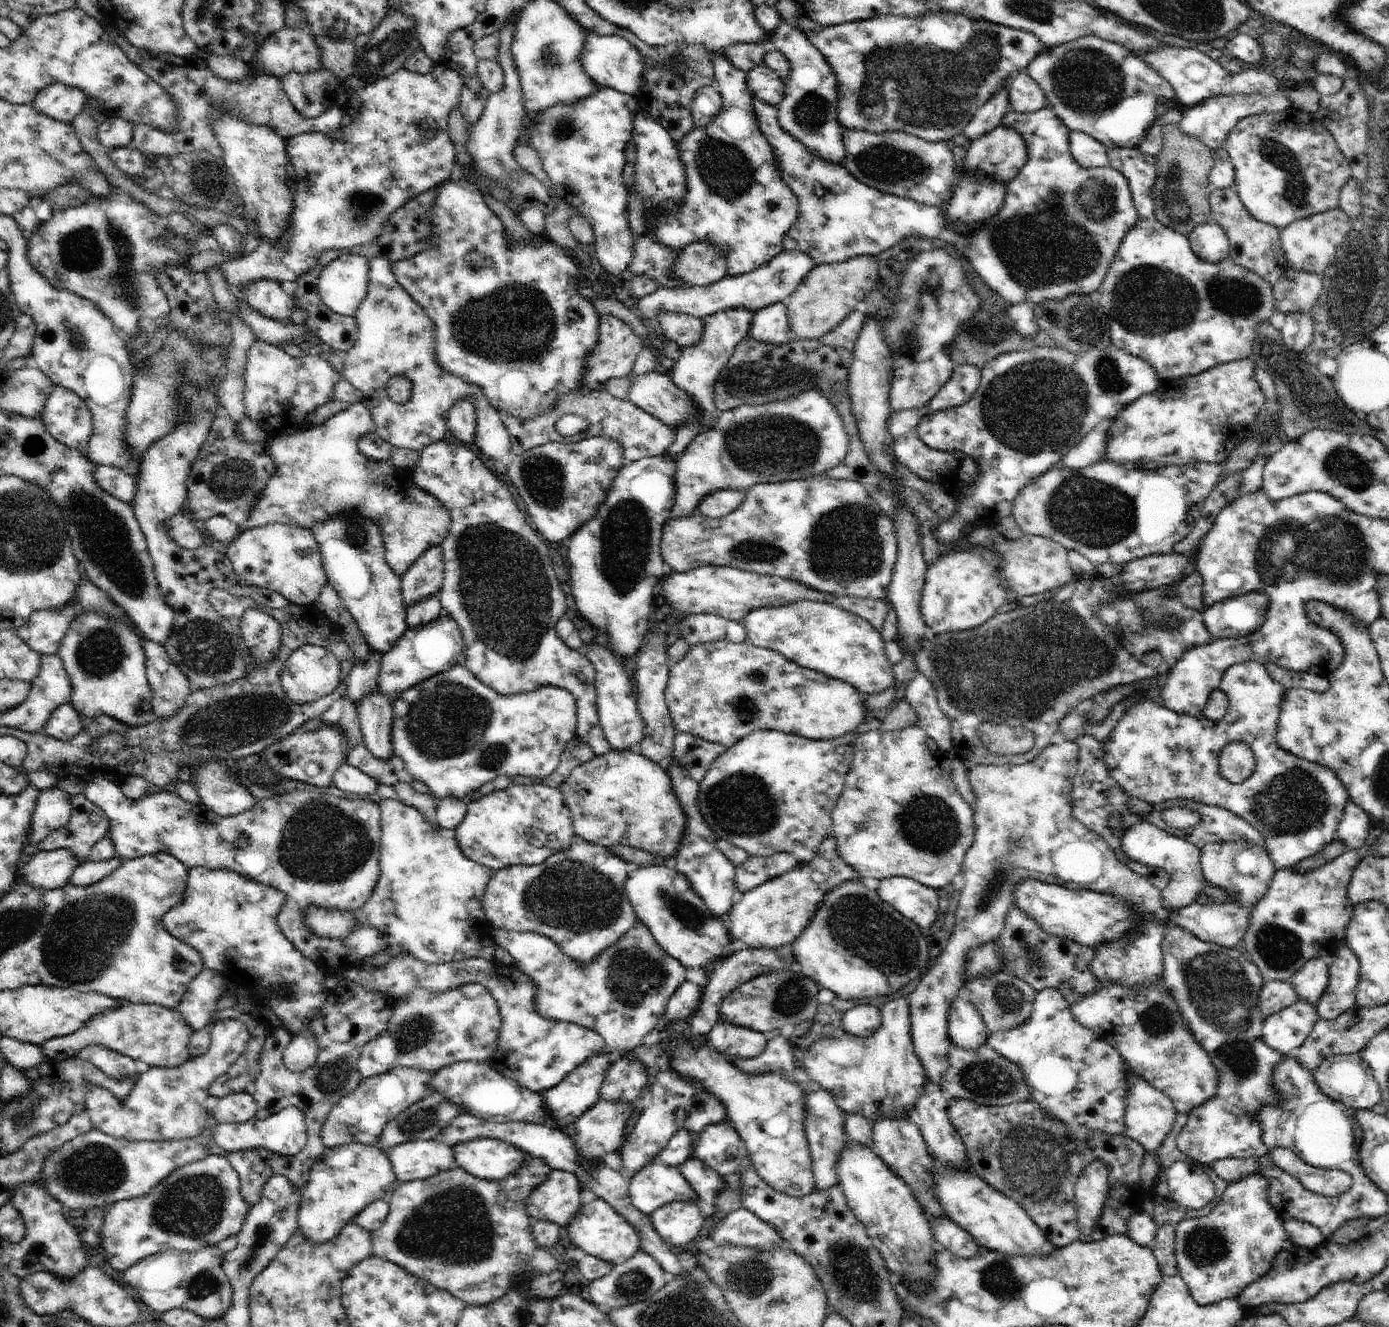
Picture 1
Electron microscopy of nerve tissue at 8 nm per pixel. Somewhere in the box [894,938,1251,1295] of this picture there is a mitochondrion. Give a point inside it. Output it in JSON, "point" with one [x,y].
{"point":[1039,1168]}

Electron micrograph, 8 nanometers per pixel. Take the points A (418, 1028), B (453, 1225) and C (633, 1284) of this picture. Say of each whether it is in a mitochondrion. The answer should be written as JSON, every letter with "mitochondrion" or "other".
{"A":"mitochondrion","B":"mitochondrion","C":"mitochondrion"}

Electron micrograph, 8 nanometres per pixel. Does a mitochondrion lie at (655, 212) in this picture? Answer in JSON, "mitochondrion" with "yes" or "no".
{"mitochondrion":"no"}

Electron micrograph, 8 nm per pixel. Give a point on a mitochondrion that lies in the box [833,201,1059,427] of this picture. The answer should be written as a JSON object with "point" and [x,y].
{"point":[909,341]}

